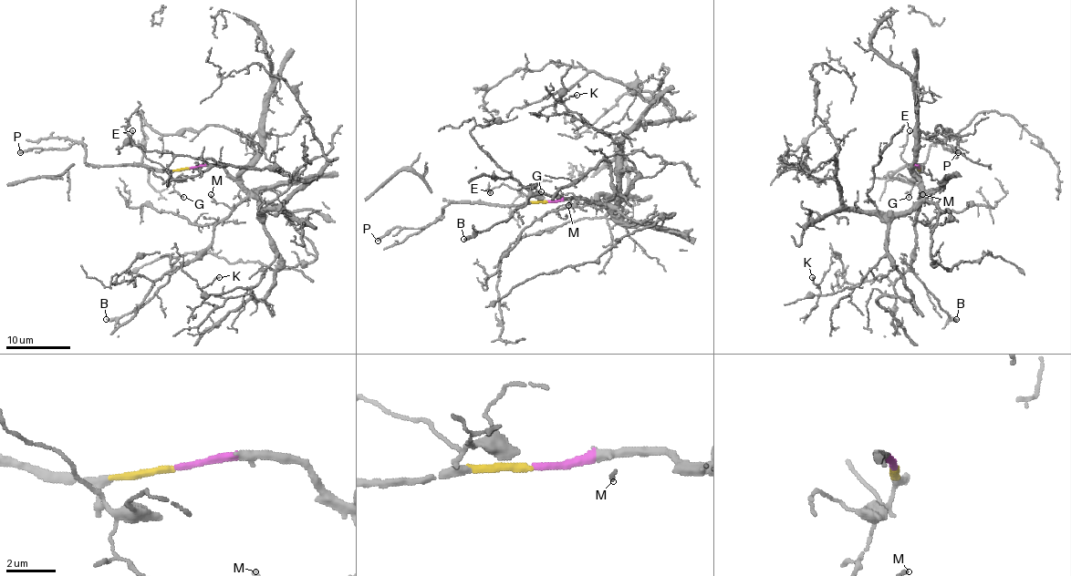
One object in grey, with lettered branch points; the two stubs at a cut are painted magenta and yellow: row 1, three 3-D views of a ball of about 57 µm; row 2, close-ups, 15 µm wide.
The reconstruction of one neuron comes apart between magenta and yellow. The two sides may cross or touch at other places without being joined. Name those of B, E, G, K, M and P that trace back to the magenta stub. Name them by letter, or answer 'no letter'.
B, K, M

